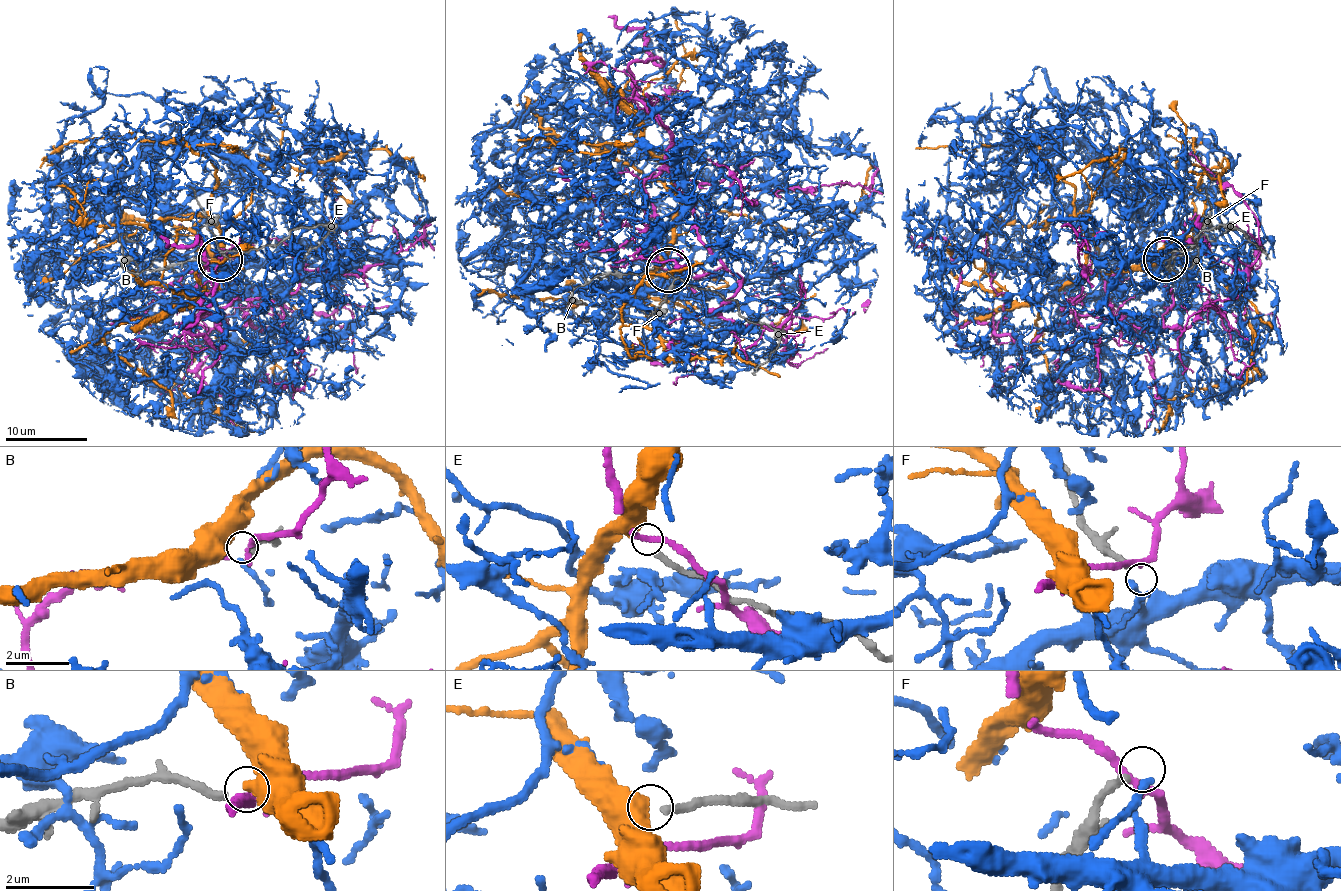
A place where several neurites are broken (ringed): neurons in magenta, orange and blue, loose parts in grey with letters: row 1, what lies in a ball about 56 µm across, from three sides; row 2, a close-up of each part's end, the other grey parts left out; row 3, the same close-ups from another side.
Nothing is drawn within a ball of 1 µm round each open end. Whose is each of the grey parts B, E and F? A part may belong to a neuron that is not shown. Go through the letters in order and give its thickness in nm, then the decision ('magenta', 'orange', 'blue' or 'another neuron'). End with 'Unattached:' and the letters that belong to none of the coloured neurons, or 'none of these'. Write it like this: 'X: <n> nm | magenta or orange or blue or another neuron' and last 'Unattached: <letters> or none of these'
B: 160 nm | magenta
E: 180 nm | orange
F: 160 nm | another neuron
Unattached: F

